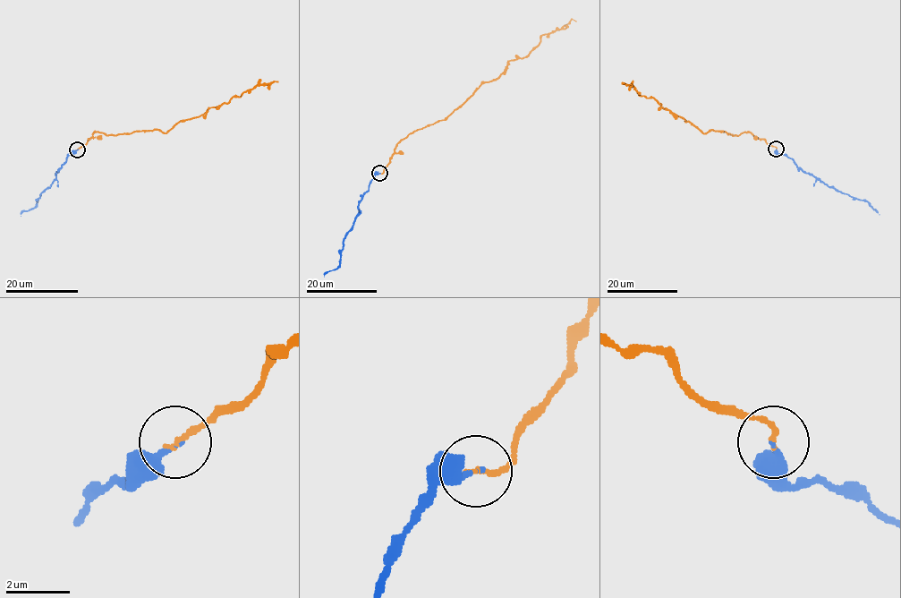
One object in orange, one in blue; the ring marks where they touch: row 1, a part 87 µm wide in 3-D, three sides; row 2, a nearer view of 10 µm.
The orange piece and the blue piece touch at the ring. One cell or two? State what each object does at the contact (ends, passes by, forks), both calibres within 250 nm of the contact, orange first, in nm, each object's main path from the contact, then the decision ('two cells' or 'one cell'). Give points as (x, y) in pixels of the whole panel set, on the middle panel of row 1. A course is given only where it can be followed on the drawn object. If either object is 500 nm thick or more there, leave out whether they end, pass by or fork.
orange ends there; blue ends there; 180 nm thick on the orange side, 240 nm on the other; orange runs (379, 174), (396, 145), (446, 119), (510, 60), (525, 57), (542, 35), (576, 21); blue runs (379, 174), (375, 175), (359, 203), (359, 213), (344, 239), (340, 265), (324, 277); one cell

